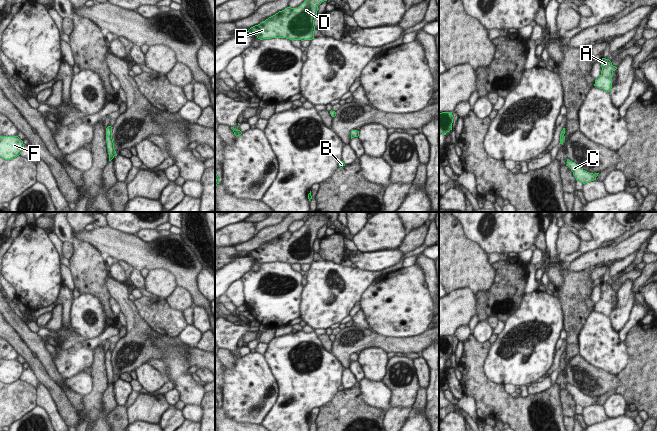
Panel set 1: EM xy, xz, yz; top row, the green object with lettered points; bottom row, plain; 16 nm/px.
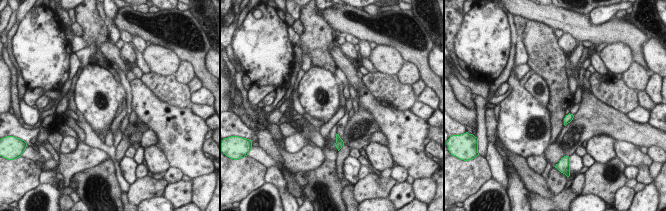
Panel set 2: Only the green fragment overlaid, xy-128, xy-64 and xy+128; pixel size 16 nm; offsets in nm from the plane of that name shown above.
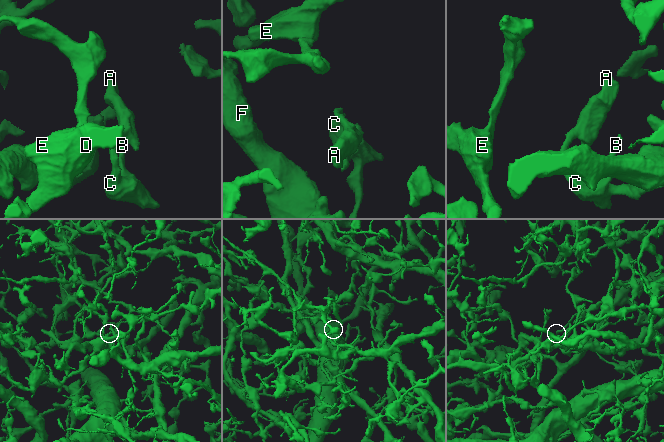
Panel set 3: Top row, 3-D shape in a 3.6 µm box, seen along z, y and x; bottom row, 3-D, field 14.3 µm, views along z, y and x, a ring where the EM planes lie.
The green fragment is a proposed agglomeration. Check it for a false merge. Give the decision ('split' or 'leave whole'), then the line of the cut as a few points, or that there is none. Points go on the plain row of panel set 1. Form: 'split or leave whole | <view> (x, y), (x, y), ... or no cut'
leave whole | no cut

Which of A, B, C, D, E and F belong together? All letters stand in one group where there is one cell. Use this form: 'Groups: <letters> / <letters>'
Groups: A B C D E F.

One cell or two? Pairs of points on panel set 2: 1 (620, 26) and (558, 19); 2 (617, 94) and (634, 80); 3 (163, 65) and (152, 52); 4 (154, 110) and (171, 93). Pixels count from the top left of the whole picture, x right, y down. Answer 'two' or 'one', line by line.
1: one
2: two
3: one
4: two

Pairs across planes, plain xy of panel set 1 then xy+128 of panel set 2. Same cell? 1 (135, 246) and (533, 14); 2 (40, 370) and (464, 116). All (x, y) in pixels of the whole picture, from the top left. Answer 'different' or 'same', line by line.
1: same
2: same

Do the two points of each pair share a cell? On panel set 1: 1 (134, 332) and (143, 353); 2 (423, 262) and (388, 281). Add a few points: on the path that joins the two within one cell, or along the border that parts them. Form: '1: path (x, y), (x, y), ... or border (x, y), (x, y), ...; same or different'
1: path (138, 337), (144, 345), (143, 348); same
2: border (415, 263), (420, 267), (425, 280); different

